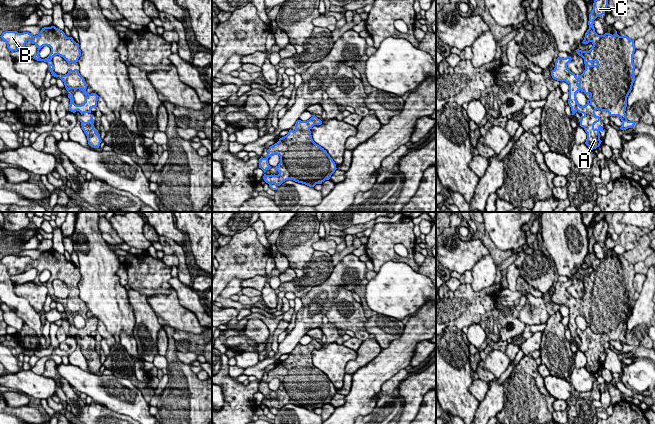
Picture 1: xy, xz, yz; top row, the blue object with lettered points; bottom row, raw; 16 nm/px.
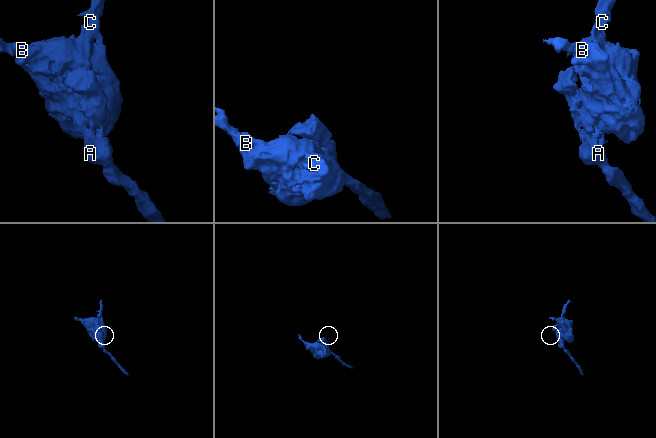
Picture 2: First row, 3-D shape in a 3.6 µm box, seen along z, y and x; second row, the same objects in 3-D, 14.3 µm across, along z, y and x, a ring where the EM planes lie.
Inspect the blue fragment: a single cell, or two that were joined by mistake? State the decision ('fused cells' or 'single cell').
single cell

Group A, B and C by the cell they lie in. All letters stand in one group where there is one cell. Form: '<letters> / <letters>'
A B C

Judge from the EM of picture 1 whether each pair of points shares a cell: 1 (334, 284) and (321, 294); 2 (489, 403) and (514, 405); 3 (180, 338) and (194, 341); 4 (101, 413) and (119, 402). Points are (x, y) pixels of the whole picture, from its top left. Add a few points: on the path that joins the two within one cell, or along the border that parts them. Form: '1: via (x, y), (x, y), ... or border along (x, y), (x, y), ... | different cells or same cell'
1: via (331, 286), (324, 293) | same cell
2: border along (503, 384), (504, 406), (497, 413) | different cells
3: via (183, 339), (191, 341) | same cell
4: border along (93, 400), (118, 413) | different cells

